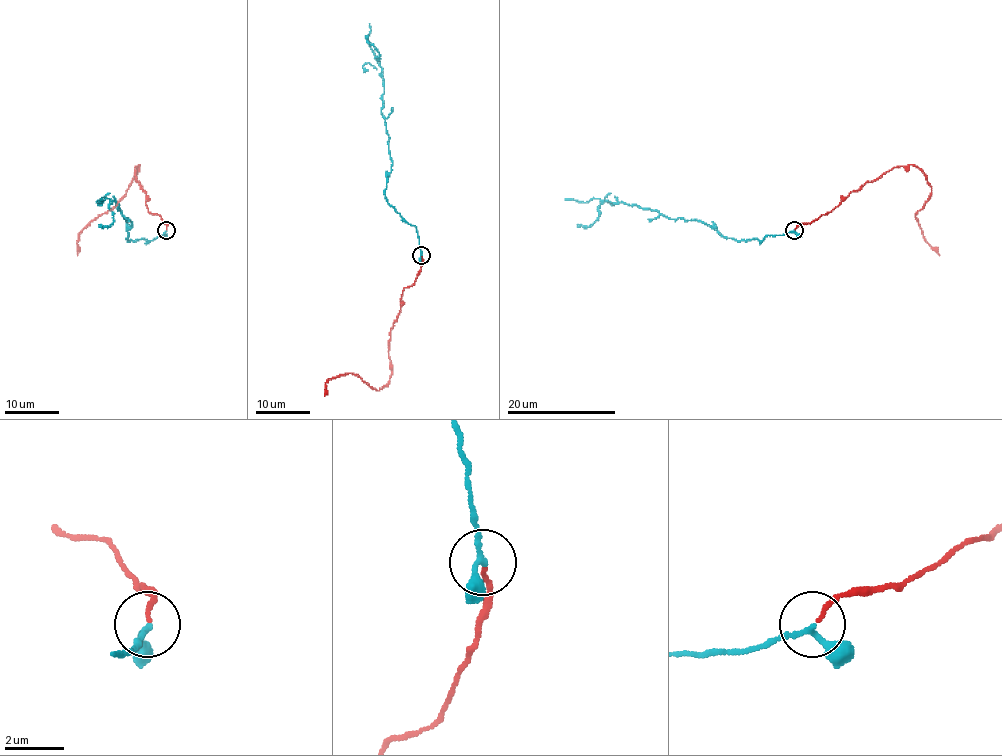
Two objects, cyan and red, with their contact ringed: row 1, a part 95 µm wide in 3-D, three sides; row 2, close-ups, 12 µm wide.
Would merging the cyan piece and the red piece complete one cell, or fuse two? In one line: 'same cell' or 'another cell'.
same cell

